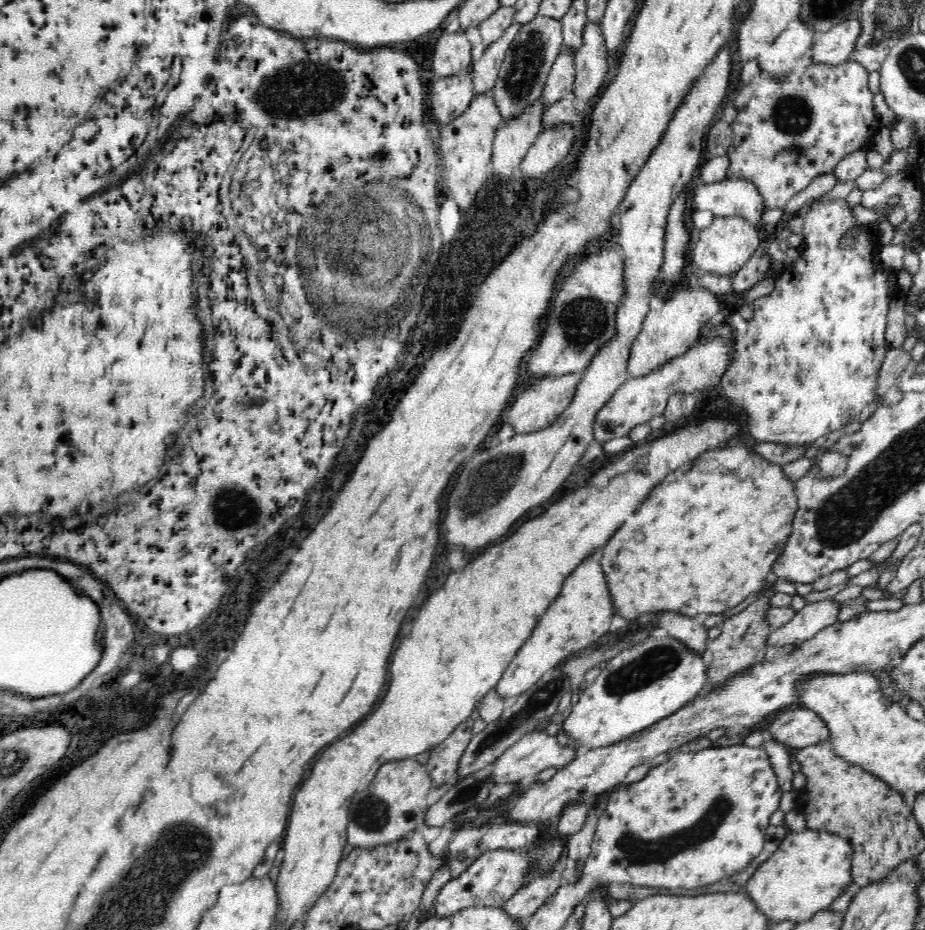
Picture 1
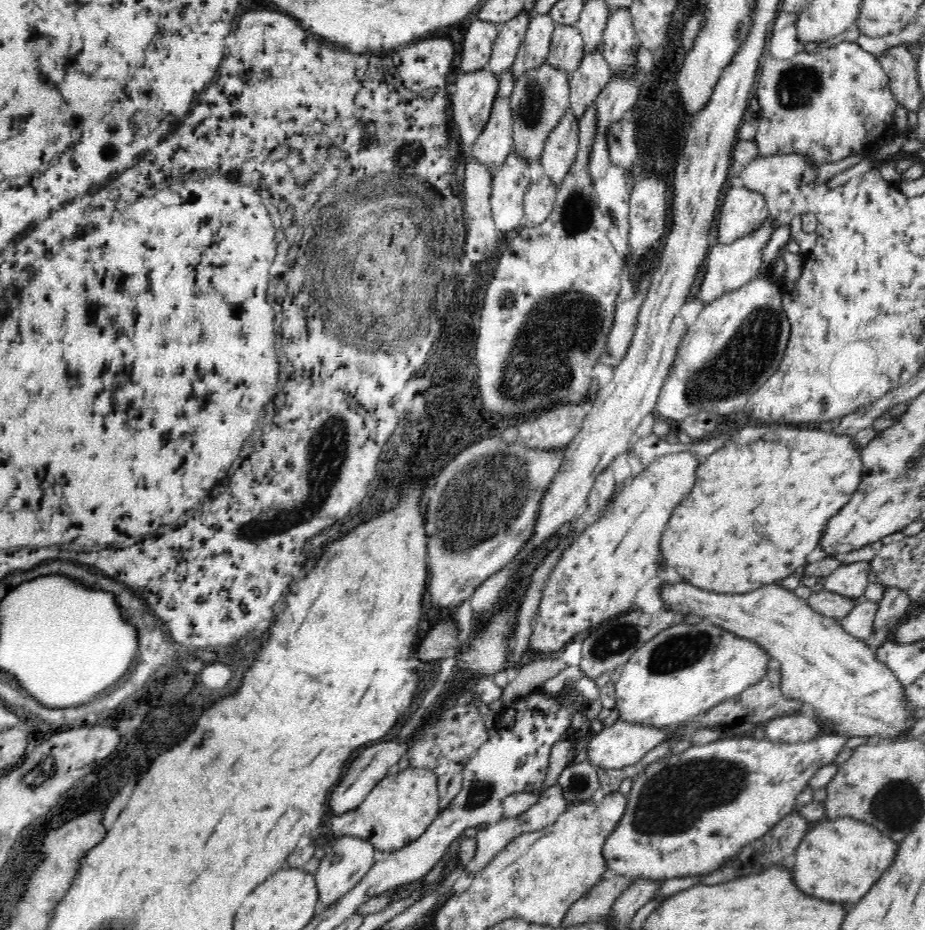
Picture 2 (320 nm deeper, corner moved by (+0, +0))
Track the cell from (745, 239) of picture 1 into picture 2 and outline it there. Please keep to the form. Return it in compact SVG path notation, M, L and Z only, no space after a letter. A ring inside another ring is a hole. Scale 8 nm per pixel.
M729 187L718 218L718 241L730 244L750 235L769 218L762 194L746 187Z

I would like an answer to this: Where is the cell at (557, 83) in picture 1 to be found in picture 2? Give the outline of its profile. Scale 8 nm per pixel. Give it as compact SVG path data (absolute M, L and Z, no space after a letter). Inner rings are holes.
M572 109L560 118L556 128L549 135L547 144L542 149L540 162L547 176L556 187L566 178L579 149L578 119L573 115Z

